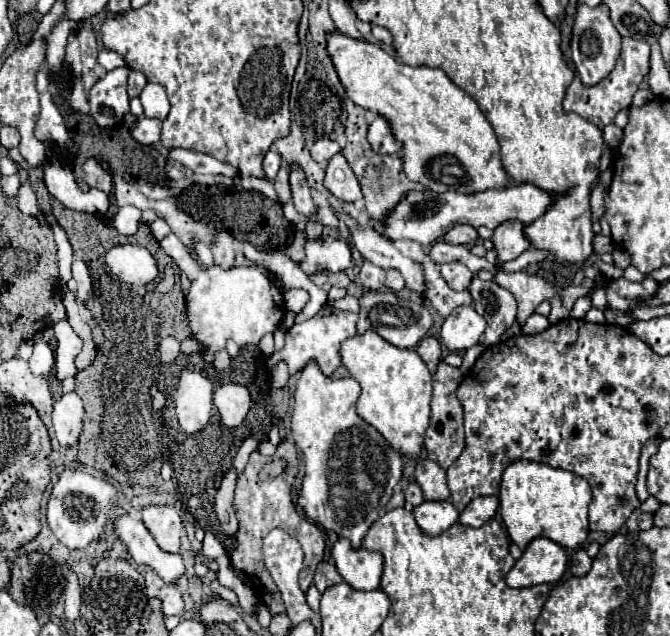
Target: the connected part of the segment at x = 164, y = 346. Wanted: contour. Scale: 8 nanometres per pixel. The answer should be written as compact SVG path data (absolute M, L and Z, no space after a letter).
M172 337L162 339L160 345L158 345L158 351L160 351L162 363L172 363L180 353L180 343L176 339L172 339Z

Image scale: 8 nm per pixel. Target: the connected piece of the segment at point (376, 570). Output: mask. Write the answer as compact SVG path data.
M340 537L334 543L332 559L334 559L336 567L338 567L338 573L354 589L372 591L372 589L376 589L380 585L384 557L378 551L368 551L364 547L354 549L348 543L348 539Z

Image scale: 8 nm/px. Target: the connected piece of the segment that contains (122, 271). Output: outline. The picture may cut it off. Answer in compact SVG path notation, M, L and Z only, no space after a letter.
M116 245L106 253L112 273L130 285L148 285L156 279L156 257L140 245Z

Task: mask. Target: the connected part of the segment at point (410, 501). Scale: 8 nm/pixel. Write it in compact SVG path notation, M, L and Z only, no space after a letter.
M410 483L408 489L404 491L404 495L406 495L406 505L408 505L408 507L418 507L418 505L424 501L422 489L418 487L418 483Z

